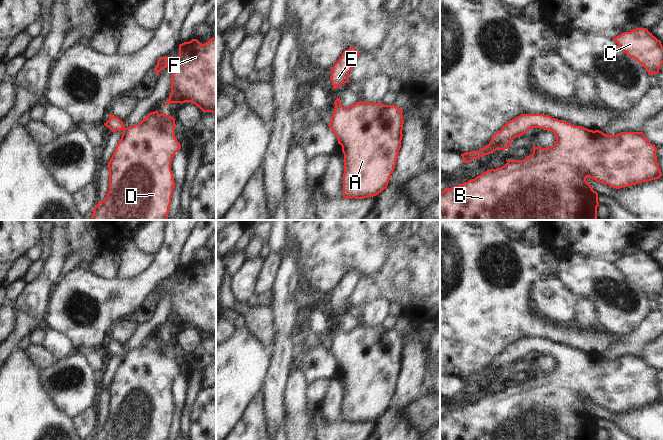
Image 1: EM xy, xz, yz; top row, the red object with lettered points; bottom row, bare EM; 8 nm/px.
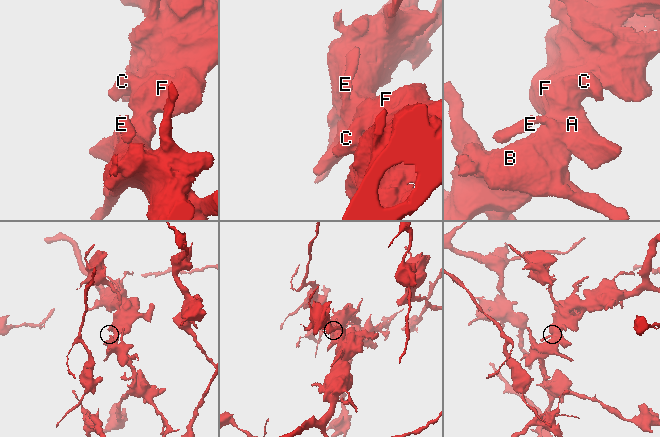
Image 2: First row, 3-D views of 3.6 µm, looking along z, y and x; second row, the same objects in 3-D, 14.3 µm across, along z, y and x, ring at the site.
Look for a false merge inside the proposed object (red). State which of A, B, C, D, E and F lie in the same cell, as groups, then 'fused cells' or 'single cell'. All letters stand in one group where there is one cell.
groups A B C D E F; single cell

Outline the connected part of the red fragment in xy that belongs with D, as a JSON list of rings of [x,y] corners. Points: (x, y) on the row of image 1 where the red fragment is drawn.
[[[158,111],[149,113],[141,122],[127,128],[123,121],[112,114],[104,123],[112,132],[122,130],[123,134],[107,165],[109,168],[109,191],[103,201],[92,210],[91,220],[168,220],[169,207],[175,181],[171,171],[171,162],[177,151],[181,149],[174,133],[175,119]]]

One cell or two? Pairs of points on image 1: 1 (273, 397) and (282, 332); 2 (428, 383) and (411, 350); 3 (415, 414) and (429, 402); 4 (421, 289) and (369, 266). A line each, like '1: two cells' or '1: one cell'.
1: one cell
2: two cells
3: one cell
4: two cells

